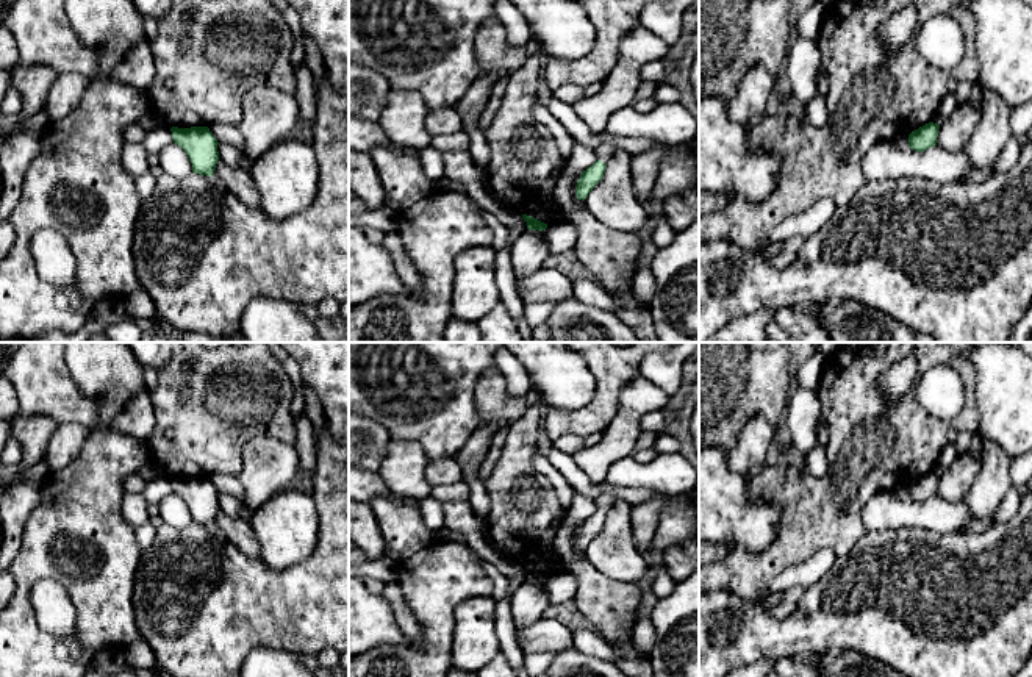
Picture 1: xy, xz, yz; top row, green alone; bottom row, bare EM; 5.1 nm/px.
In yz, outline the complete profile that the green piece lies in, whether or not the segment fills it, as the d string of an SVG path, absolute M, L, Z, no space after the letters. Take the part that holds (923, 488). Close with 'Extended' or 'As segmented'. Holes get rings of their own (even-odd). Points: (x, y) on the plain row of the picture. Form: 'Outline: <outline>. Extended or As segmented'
Outline: M929 472L908 485L908 497L915 502L924 502L937 496L940 475Z. As segmented

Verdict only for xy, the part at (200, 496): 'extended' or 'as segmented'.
as segmented

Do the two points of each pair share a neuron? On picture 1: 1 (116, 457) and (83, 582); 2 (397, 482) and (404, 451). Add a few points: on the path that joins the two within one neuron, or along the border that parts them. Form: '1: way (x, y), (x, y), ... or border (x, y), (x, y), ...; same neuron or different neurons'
1: way (91, 488), (83, 499), (83, 551); same neuron
2: way (404, 474), (404, 458); same neuron

